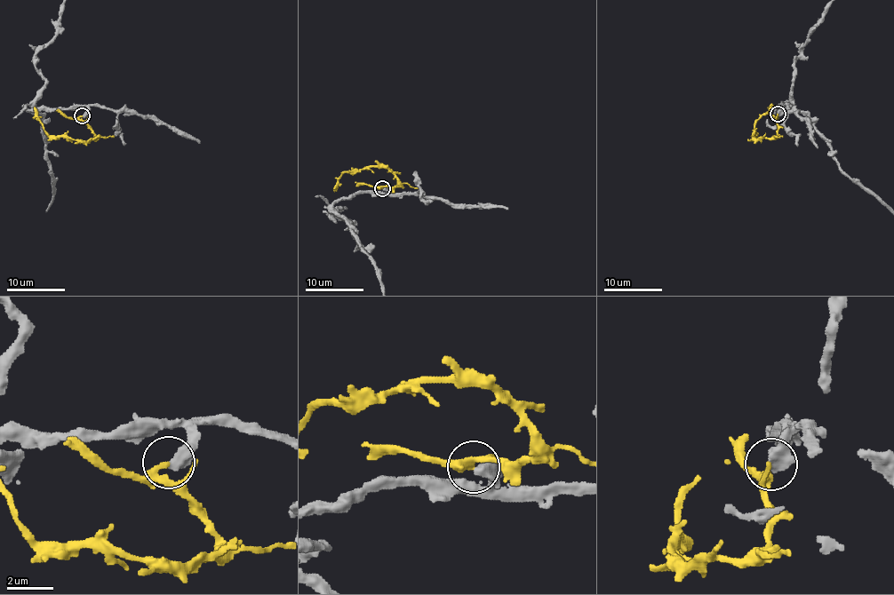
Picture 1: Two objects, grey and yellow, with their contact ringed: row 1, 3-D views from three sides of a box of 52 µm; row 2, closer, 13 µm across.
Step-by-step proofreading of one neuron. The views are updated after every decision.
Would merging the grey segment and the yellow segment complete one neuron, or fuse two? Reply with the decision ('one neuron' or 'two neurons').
two neurons

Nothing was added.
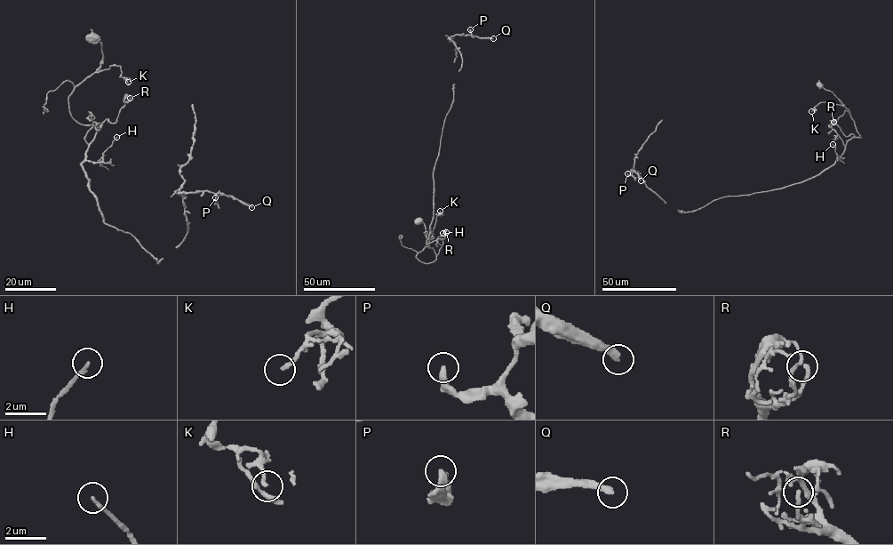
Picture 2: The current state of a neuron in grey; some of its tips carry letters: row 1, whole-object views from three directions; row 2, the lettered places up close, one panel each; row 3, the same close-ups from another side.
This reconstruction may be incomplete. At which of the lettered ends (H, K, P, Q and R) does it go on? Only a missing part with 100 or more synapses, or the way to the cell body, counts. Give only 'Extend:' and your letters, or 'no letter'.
Extend: Q

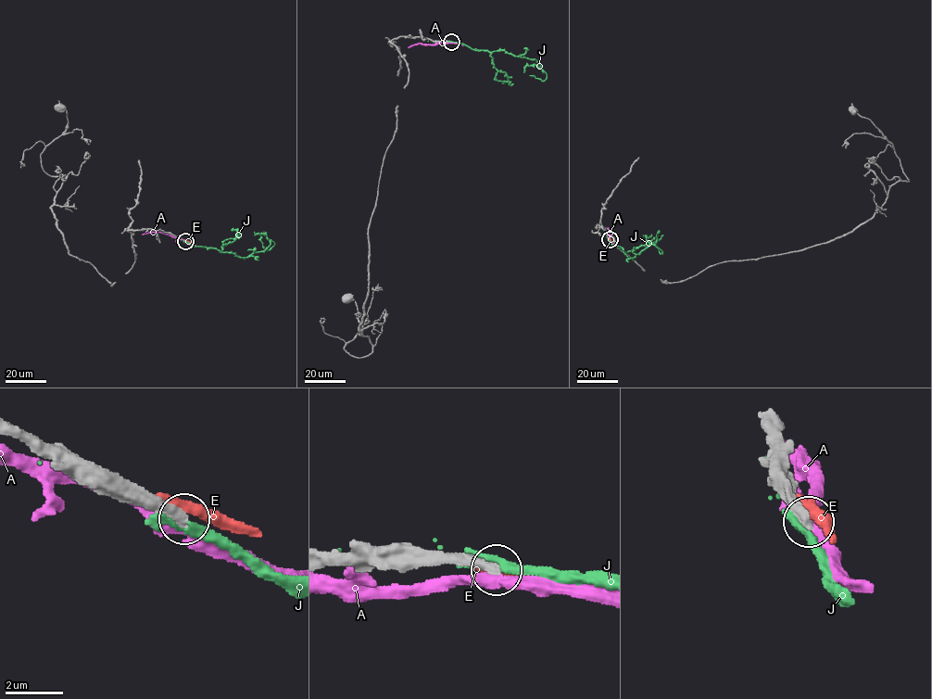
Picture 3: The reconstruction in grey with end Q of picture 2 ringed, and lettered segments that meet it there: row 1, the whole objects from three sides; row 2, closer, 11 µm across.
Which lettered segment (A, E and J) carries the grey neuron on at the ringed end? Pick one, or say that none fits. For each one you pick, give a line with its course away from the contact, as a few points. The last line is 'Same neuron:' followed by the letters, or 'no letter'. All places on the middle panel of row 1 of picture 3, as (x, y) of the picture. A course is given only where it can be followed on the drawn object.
Same neuron: no letter

